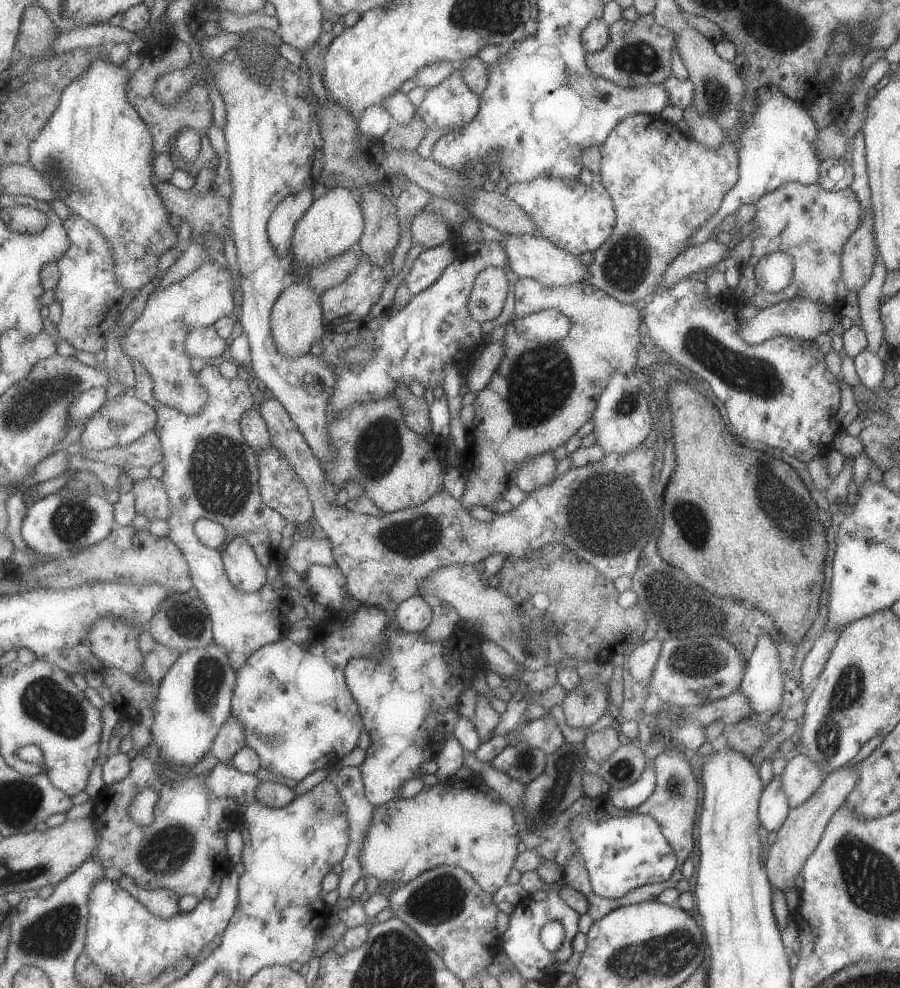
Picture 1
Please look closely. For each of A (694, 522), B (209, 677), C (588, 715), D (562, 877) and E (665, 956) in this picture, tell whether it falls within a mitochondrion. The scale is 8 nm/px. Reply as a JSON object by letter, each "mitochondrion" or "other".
{"A":"mitochondrion","B":"mitochondrion","C":"other","D":"other","E":"mitochondrion"}

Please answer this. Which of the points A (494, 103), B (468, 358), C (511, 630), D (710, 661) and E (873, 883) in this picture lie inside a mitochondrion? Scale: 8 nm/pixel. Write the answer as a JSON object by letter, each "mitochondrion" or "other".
{"A":"other","B":"other","C":"mitochondrion","D":"mitochondrion","E":"mitochondrion"}

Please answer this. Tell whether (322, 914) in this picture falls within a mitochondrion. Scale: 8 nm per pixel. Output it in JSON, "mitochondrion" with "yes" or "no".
{"mitochondrion":"no"}

